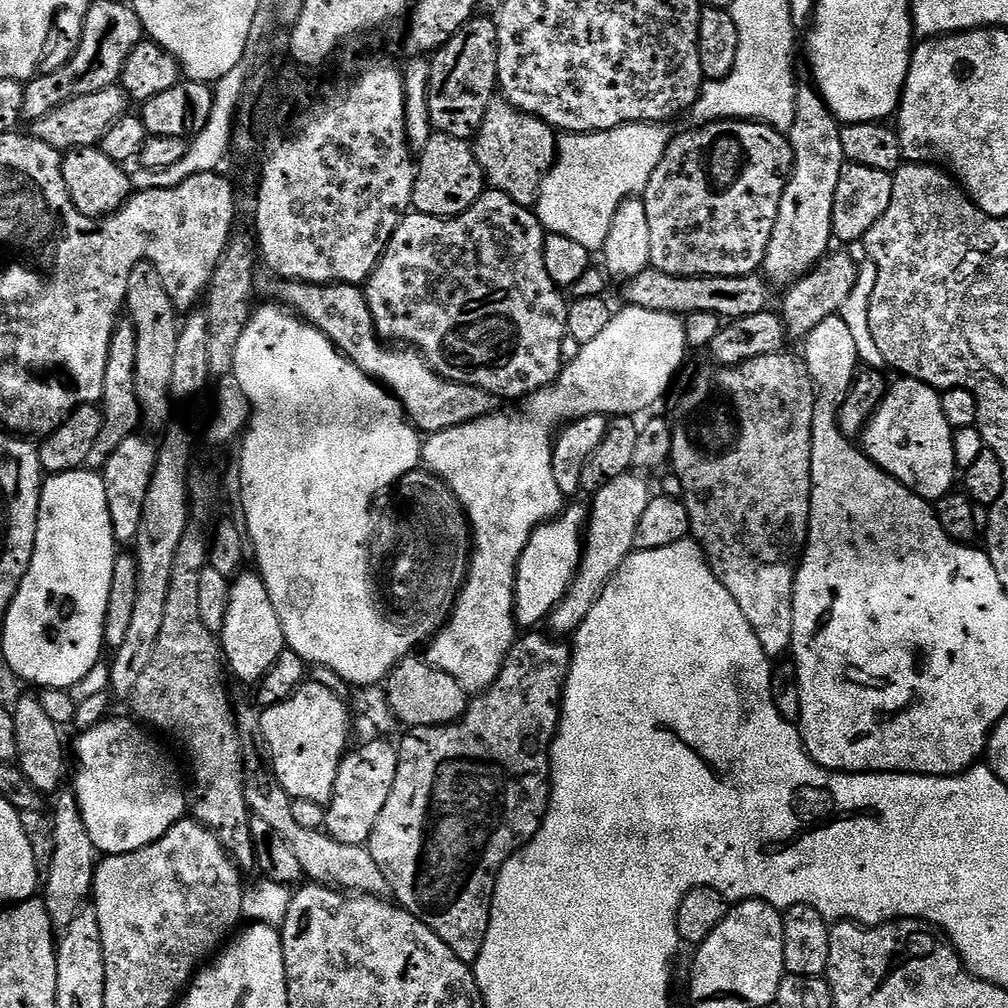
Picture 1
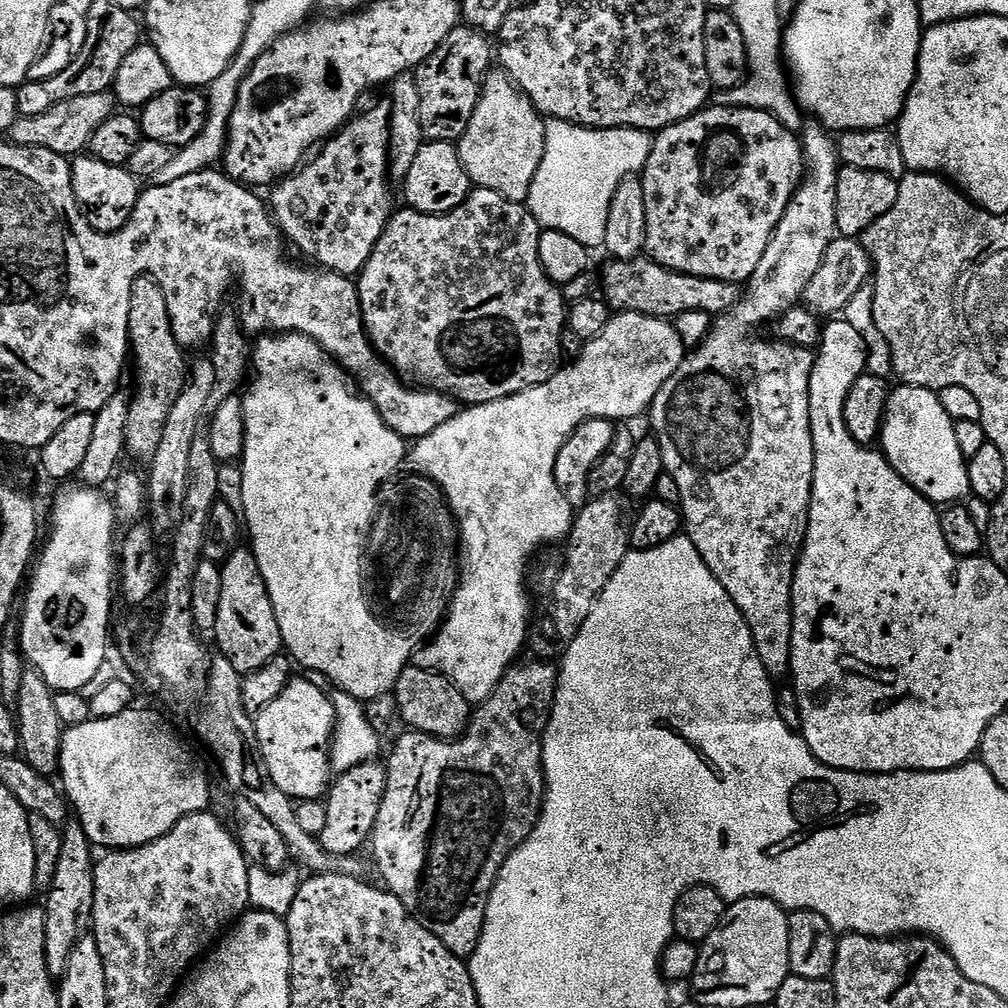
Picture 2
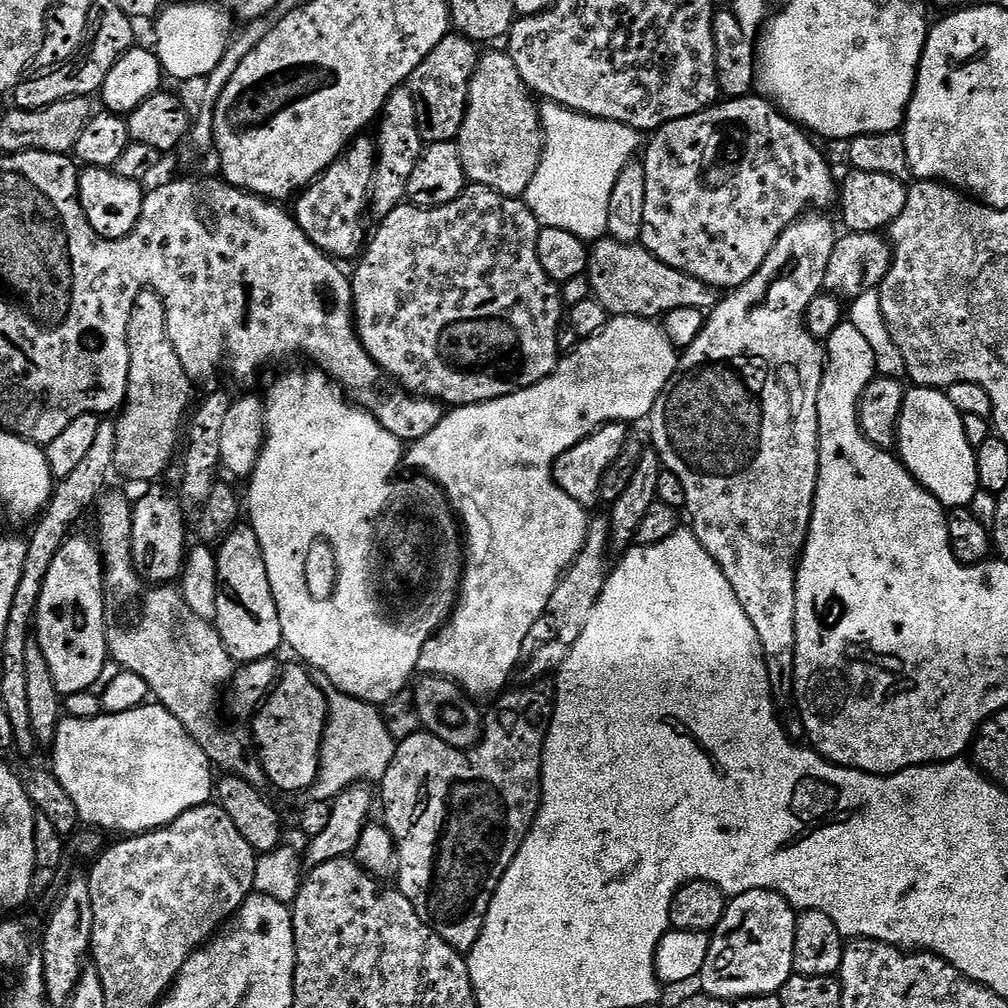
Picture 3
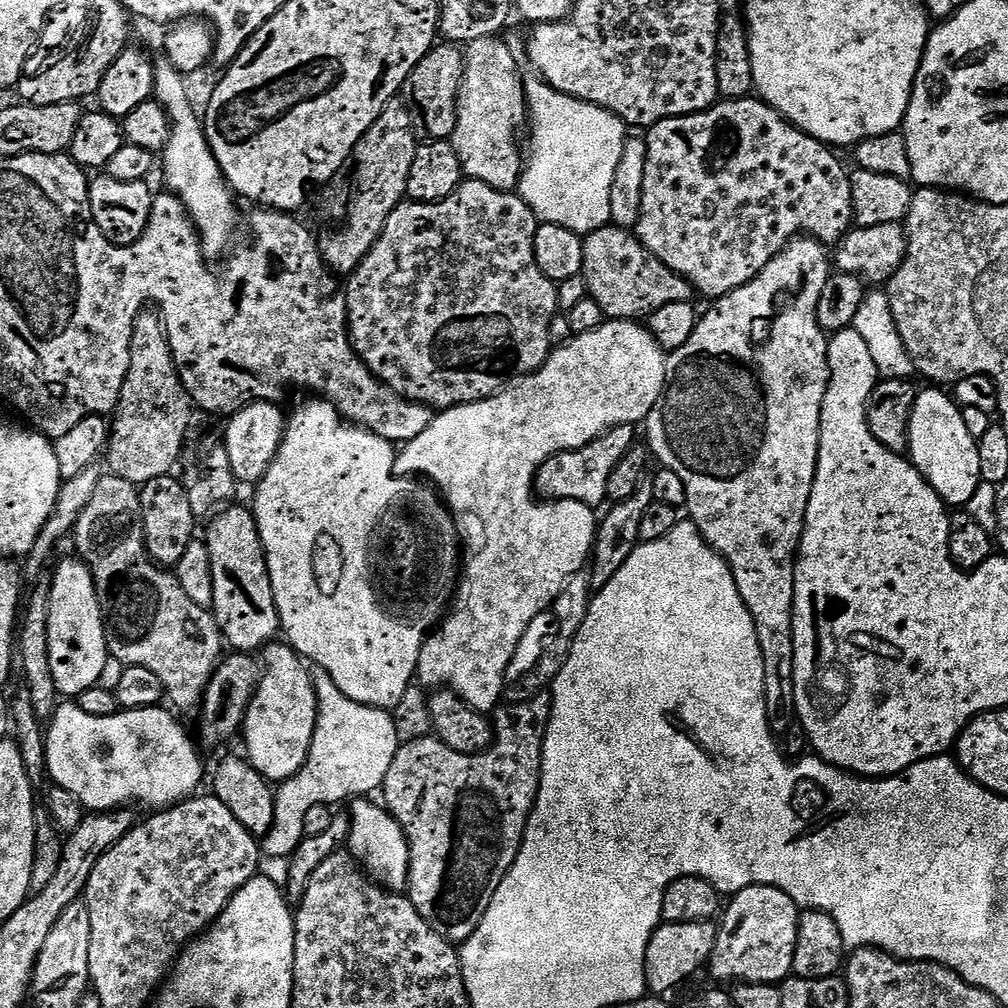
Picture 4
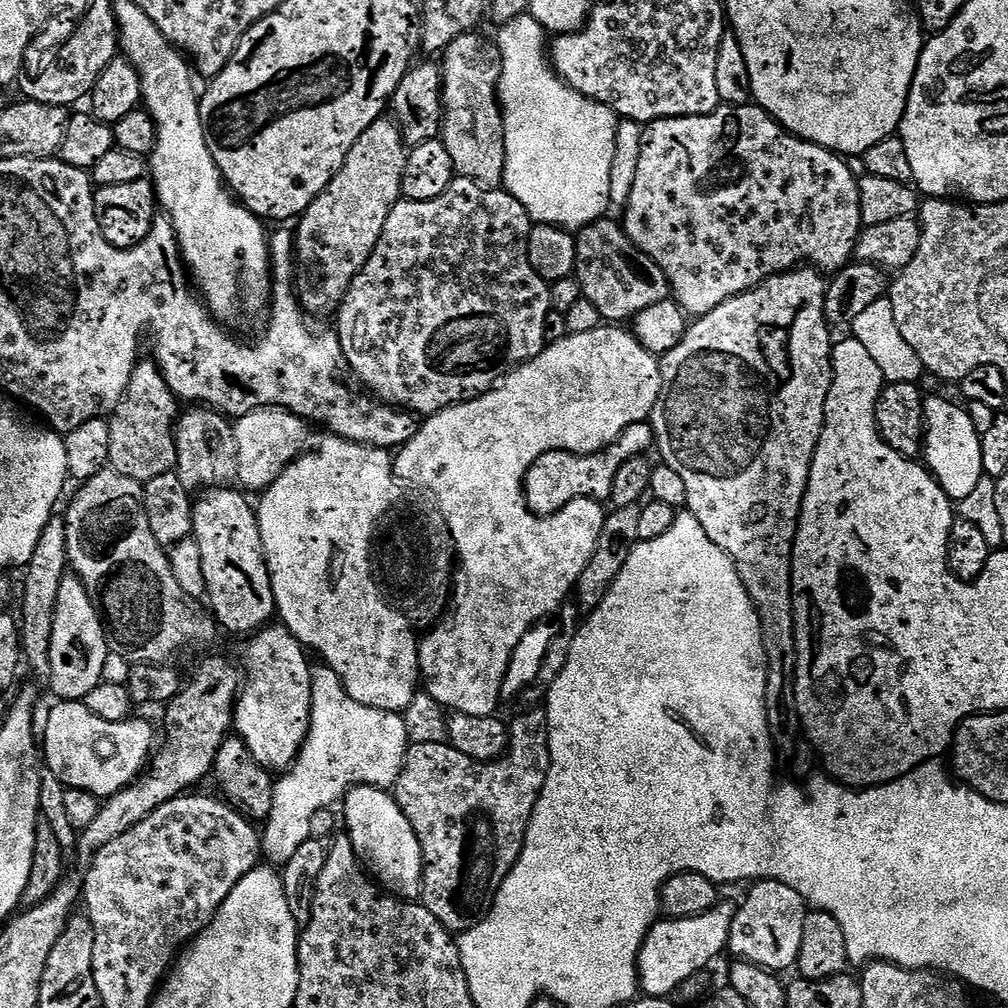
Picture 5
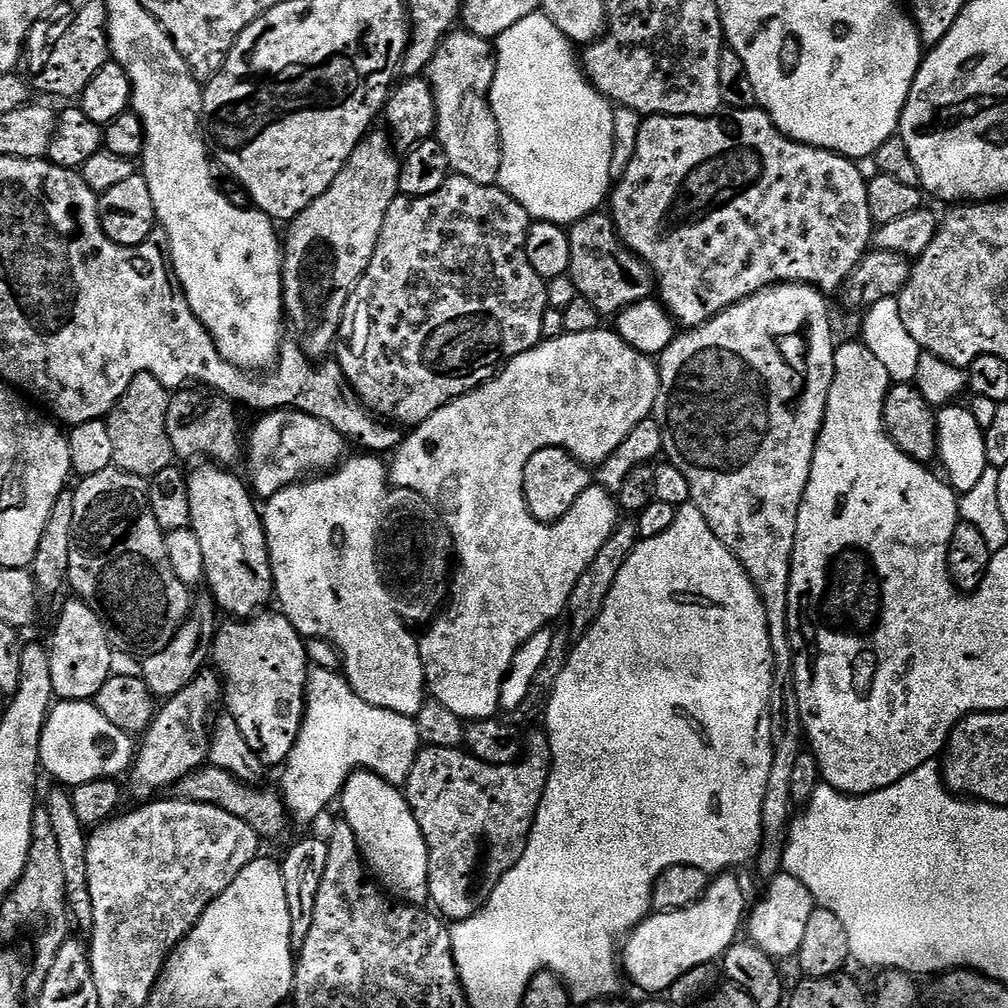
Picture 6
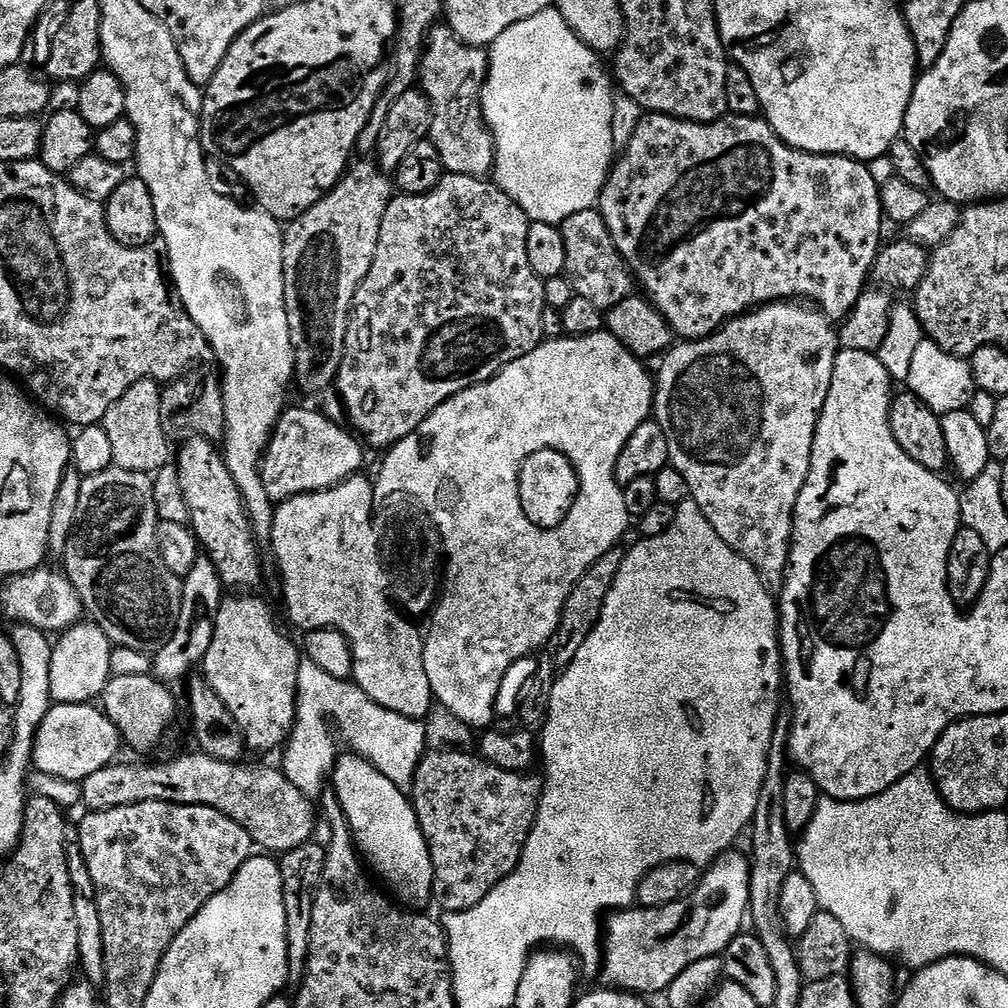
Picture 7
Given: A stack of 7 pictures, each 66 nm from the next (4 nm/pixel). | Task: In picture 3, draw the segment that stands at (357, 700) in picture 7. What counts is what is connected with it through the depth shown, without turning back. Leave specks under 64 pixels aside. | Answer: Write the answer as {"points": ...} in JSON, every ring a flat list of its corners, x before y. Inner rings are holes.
{"points":[[317,668,309,669,311,680,325,693,328,702,328,722,320,748,320,770,307,797,316,801,332,801,352,784,378,782,385,776,396,753,396,741,386,730,381,711,372,704,339,691,327,675]]}

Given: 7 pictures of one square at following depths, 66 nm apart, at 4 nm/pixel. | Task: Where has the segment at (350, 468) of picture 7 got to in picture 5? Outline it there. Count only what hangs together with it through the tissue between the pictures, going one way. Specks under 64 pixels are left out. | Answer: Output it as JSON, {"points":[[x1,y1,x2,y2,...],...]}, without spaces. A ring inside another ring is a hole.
{"points":[[259,408,235,421,238,442,238,474,236,479,241,489,249,493,263,493,265,488,284,473,289,464,309,451,309,421,296,416,287,408]]}

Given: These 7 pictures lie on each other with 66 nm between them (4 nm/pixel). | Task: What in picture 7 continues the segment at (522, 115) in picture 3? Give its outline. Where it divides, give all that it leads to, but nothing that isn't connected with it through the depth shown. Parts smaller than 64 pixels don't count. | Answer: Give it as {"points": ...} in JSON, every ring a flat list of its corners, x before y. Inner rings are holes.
{"points":[[437,26,432,29,426,45,424,60,420,64,418,88,428,97,432,107,430,139,438,150,439,156,442,157,445,173,484,178,493,171,496,163,496,144,492,141,492,131,485,125,484,105,481,103,484,94,484,80,487,76,488,52,485,49,472,48,468,44,463,44,447,26]]}

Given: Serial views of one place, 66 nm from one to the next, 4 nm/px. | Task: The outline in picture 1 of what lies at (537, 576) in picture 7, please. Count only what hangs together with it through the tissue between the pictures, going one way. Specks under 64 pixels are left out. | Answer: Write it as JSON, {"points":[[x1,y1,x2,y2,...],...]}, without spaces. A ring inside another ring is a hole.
{"points":[[624,306,621,309,621,312,619,309,612,315,606,330,602,330,602,334,598,334,598,338,594,338,594,342,582,344,581,354,578,355,574,362,561,367,560,375,556,377,554,383,547,384,544,388,533,392,531,396,521,403,524,405,521,406,520,412,497,410,491,416,483,416,474,422,466,422,462,426,447,428,441,432,433,432,423,441,422,460,426,465,427,471,439,476,448,485,448,489,459,500,460,507,463,508,464,515,467,516,470,525,470,563,464,587,461,588,460,594,456,598,456,607,453,608,448,623,432,637,427,645,427,648,429,648,428,653,426,653,426,659,429,664,434,665,438,670,450,674,450,678,454,678,458,682,458,686,462,686,462,690,466,693,479,694,484,692,498,678,498,674,504,665,504,659,507,658,508,652,518,639,518,625,516,623,516,567,520,561,520,555,522,550,526,550,526,542,530,542,536,527,540,524,545,524,548,520,556,519,566,507,566,497,562,494,562,490,558,490,558,482,554,482,554,466,552,465,552,446,558,429,571,421,581,420,584,416,606,416,609,418,613,416,632,416,637,414,636,412,644,412,647,408,654,407,667,394,668,387,672,384,672,379,679,374,680,367,684,364,684,355,689,355,690,349,684,333,684,321,676,313,646,310,645,308,634,308,631,306]]}

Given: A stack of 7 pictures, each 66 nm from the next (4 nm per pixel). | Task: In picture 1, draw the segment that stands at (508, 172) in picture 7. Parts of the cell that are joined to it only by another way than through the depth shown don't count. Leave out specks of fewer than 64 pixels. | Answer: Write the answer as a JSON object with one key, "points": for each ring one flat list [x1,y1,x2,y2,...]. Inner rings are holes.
{"points":[[663,123,623,124,605,132,581,132,559,137,556,162,546,174,540,196,534,205,536,217,545,233,562,234,596,254,610,234,614,210,624,200,643,193,650,174,662,162,662,154,670,139]]}

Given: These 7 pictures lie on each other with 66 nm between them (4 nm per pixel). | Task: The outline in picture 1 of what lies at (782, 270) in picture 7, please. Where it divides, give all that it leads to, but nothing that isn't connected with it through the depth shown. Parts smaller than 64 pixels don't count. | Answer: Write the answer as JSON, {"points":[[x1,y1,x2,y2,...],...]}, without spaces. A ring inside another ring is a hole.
{"points":[[714,120,710,124,692,126,681,136,673,135,662,154,662,162,650,174,650,182,644,187,642,199,646,206,646,218,650,225,651,267,671,276,751,276,761,271,766,250,770,246,770,234,774,234,774,222,778,218,778,206,786,190,788,175,792,172,792,147,785,133,779,132,759,120]]}

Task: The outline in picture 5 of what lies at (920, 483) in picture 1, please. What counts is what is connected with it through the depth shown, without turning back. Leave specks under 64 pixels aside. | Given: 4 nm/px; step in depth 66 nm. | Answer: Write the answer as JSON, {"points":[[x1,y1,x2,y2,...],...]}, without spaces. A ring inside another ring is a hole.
{"points":[[928,396,924,401,924,443,922,460,929,472,936,477,949,500,959,502,973,493,980,479,985,477,982,466,980,432,974,430,967,407,943,400,940,396]]}

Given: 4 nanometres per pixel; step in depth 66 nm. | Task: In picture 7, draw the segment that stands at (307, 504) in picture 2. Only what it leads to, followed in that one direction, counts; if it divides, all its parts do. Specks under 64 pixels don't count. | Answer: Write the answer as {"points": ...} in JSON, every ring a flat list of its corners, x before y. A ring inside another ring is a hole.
{"points":[[364,474,351,476,338,486,327,488,321,492,307,492,301,496,295,496,283,501,276,508,274,522,272,523,272,539,270,547,276,555,276,564,280,567,280,580,284,583,284,604,288,607,288,616,300,627,300,630,313,632,319,628,337,628,350,642,354,666,352,667,352,680,360,687,378,706,386,710,396,711,400,715,408,716,412,720,423,721,424,717,434,707,434,697,430,678,426,678,426,666,424,665,425,637,412,623,429,615,433,611,438,600,438,589,442,584,442,545,440,532,433,524,431,516,425,509,412,502,392,502,389,508,384,508,376,516,376,503,378,497,374,491,374,484]]}

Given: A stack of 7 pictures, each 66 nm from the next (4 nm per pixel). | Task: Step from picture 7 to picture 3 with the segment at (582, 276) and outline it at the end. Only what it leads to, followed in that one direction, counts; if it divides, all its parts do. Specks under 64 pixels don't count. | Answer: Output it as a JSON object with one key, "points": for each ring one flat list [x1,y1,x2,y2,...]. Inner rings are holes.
{"points":[[601,238,591,245,586,275,590,278,592,299,606,306,609,317,641,316,655,321,670,310,689,308,707,313,722,299,717,289,682,270,674,270,674,266,666,266,639,243,623,244,611,238]]}

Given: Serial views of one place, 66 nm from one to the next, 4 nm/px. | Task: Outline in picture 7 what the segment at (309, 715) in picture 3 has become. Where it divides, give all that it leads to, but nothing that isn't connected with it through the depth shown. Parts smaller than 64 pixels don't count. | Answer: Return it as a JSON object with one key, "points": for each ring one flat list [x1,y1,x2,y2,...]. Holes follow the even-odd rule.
{"points":[[256,594,229,595,218,610,213,626,213,641,202,663,202,675,214,686,214,694,226,702,226,710,234,714,238,730,242,730,245,745,256,752,272,752,287,741,296,720,296,683,302,657,301,649,280,629,272,608]]}

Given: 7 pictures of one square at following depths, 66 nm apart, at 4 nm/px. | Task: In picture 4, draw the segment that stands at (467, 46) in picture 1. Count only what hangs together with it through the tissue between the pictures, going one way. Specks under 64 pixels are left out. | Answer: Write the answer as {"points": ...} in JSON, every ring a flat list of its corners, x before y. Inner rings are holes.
{"points":[[447,42,437,43,414,66,414,70,408,75,407,82,402,89,402,99,408,103,412,126,420,138,451,141,456,129,456,99,464,73,464,54,457,45]]}

